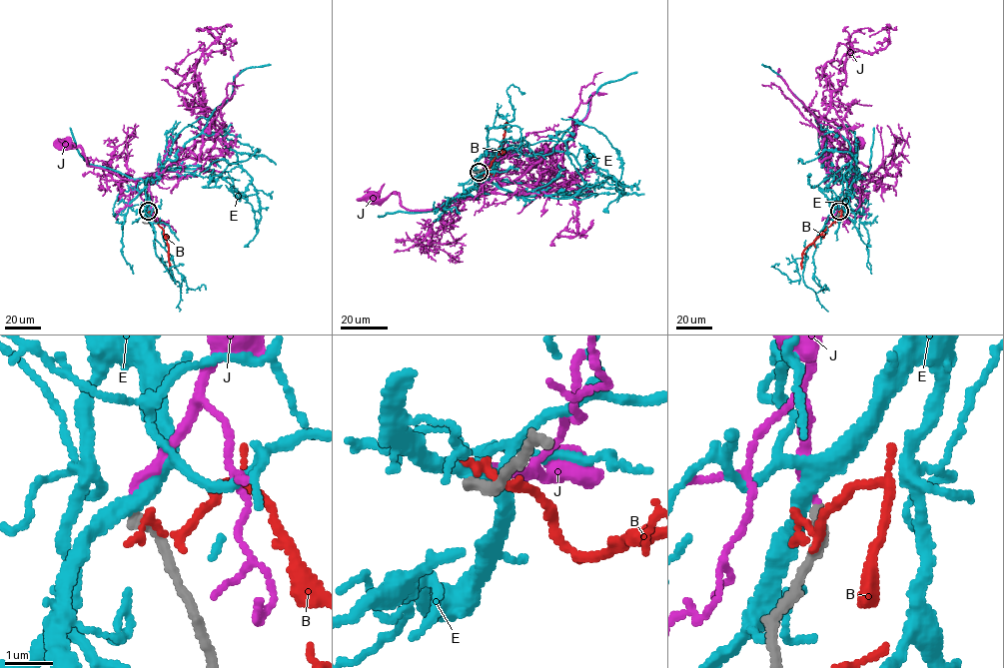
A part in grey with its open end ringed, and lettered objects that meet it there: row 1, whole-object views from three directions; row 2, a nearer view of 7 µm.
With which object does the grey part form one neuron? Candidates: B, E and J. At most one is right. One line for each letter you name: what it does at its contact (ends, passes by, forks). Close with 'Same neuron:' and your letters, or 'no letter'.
J: It ends there
Same neuron: J

